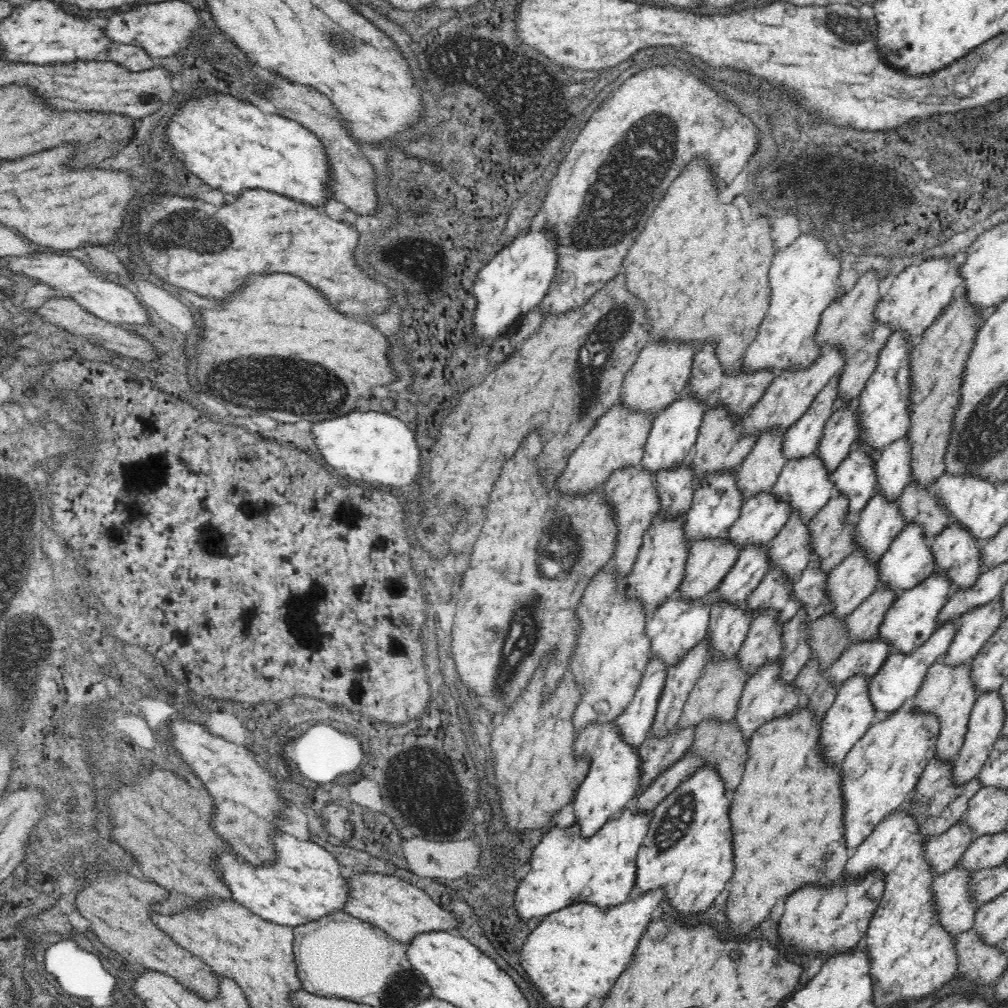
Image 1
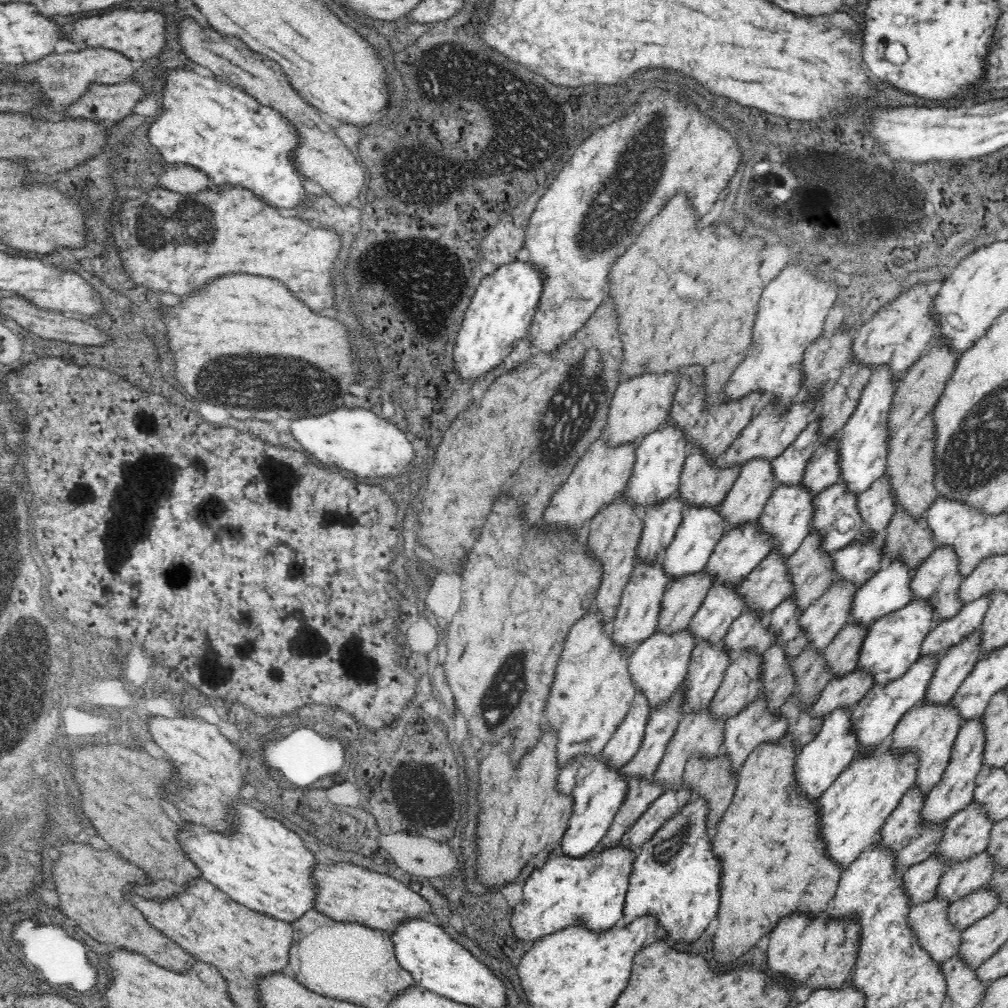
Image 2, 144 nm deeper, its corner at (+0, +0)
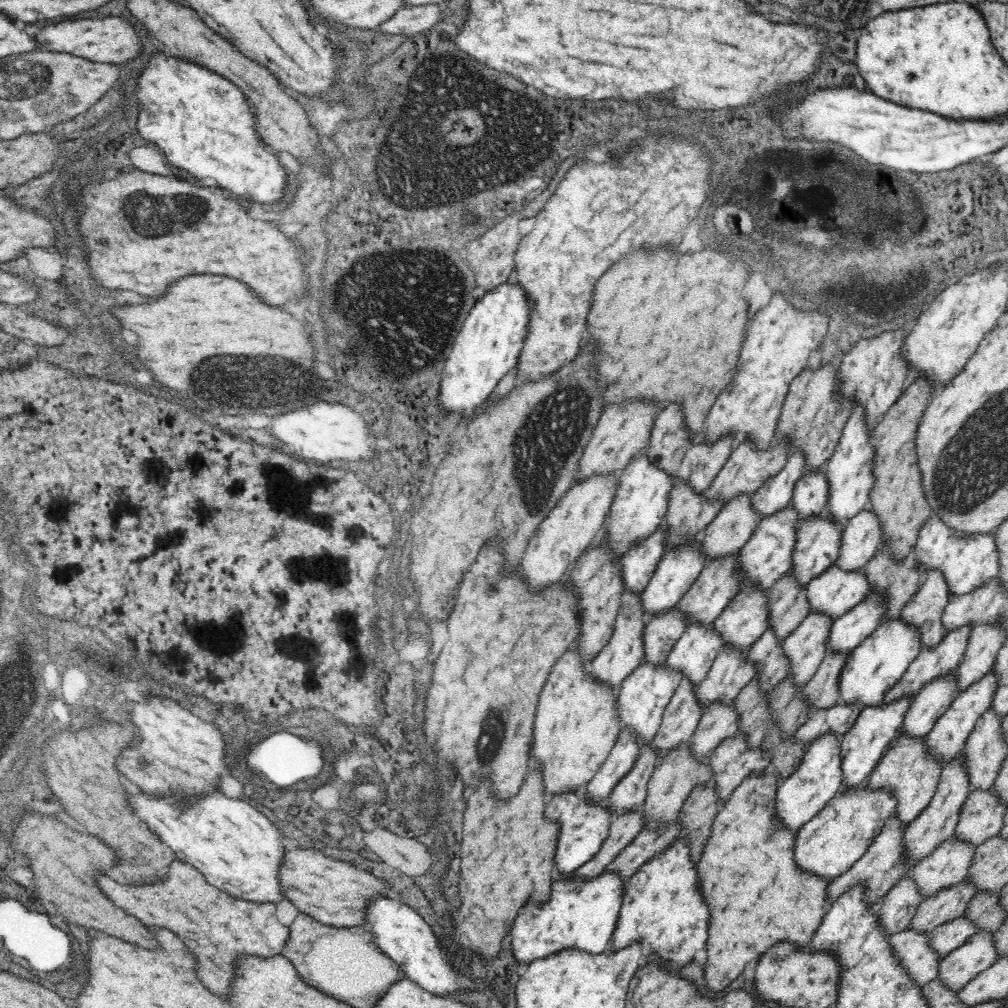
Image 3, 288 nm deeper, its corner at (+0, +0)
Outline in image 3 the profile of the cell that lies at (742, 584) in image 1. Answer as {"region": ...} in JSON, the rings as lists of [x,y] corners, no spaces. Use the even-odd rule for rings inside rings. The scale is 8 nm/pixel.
{"region":[[[694,622],[686,628],[682,638],[676,642],[674,650],[670,652],[668,666],[680,670],[684,676],[688,674],[698,686],[706,678],[722,646],[724,646],[724,636],[718,632],[716,622],[710,626]]]}

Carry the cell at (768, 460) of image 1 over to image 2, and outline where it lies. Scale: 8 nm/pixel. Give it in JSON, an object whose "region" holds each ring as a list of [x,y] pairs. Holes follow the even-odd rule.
{"region":[[[758,456],[744,462],[728,498],[720,504],[720,514],[730,522],[728,528],[760,518],[776,486],[772,458]]]}

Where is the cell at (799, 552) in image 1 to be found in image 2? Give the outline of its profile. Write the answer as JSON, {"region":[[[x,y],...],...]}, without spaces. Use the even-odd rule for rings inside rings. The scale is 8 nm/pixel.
{"region":[[[774,546],[764,560],[760,560],[760,564],[742,582],[740,592],[746,608],[756,608],[764,612],[764,616],[770,616],[770,612],[794,592],[788,558],[782,554],[780,546]]]}

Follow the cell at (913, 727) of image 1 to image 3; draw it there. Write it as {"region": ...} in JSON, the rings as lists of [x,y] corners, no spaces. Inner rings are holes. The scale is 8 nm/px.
{"region":[[[868,782],[844,786],[828,800],[828,804],[824,804],[824,808],[820,808],[820,812],[816,812],[816,816],[804,822],[798,830],[796,860],[804,868],[834,880],[836,876],[848,872],[866,854],[868,846],[880,834],[884,822],[896,814],[896,806],[898,796],[894,788],[870,786]]]}

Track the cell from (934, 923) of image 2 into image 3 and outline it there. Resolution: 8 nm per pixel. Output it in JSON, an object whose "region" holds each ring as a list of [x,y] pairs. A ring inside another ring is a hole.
{"region":[[[908,926],[890,936],[890,942],[900,962],[910,970],[912,978],[926,986],[932,978],[940,976],[940,962],[944,954],[932,946],[932,932]]]}

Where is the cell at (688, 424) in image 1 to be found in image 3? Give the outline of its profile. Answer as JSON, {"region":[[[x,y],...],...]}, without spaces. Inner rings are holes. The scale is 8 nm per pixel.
{"region":[[[646,450],[632,456],[628,466],[624,466],[624,470],[620,472],[620,490],[612,504],[612,512],[608,514],[604,524],[604,532],[612,534],[616,552],[624,554],[636,538],[652,534],[658,524],[666,522],[670,496],[676,482],[676,476],[672,476],[672,472],[668,472],[666,468],[658,466]]]}

